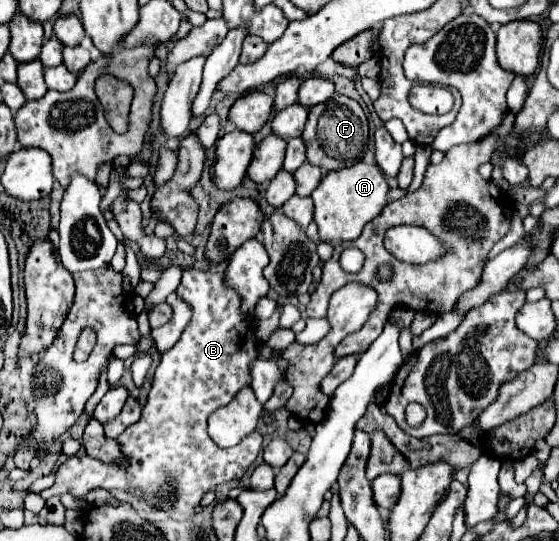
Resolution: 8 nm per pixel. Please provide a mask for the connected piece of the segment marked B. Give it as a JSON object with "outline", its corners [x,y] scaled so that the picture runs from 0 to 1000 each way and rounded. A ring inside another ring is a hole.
{"outline":[[[349,497],[327,501],[327,516],[324,516],[324,527],[317,530],[317,542],[345,567],[345,586],[342,586],[342,597],[331,604],[327,619],[320,623],[320,630],[292,652],[288,675],[277,686],[277,701],[274,701],[274,715],[267,723],[263,749],[252,760],[252,774],[209,808],[216,834],[231,848],[227,852],[231,863],[220,867],[209,860],[166,852],[156,841],[152,845],[138,845],[138,841],[123,845],[116,856],[106,860],[95,900],[70,911],[81,926],[95,915],[113,915],[113,911],[127,911],[131,919],[145,922],[163,904],[213,900],[220,908],[238,904],[238,911],[252,911],[252,919],[259,926],[299,945],[306,956],[342,956],[345,959],[349,956],[345,937],[356,933],[360,919],[370,908],[381,908],[395,893],[417,889],[417,882],[431,885],[438,878],[438,871],[445,867],[445,860],[460,848],[460,841],[470,826],[470,804],[460,793],[453,800],[445,800],[428,823],[410,826],[410,830],[388,826],[370,808],[374,763],[406,749],[420,734],[424,719],[435,719],[449,708],[445,671],[463,652],[460,623],[456,623],[449,593],[445,593],[449,586],[438,586],[431,579],[428,545],[417,542],[413,530],[399,527],[399,505],[367,505],[367,501],[349,501]]]}

